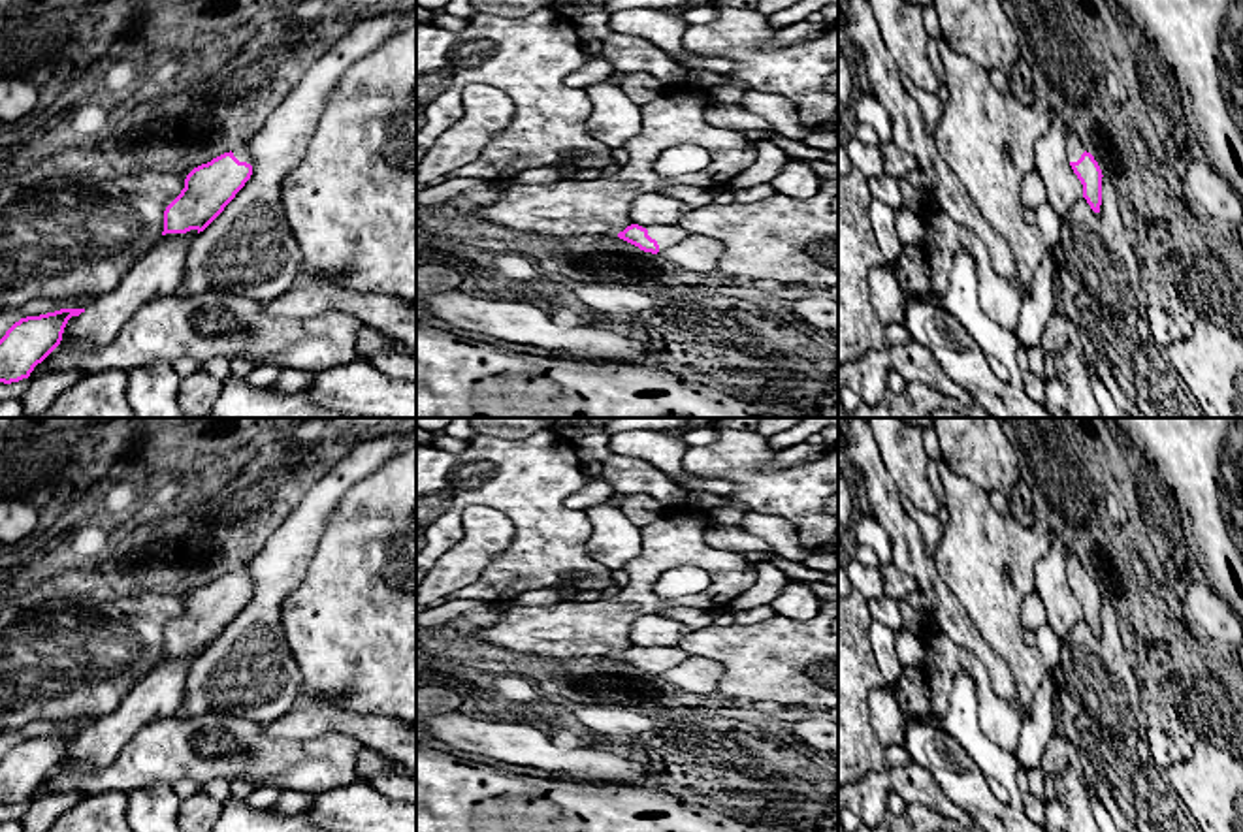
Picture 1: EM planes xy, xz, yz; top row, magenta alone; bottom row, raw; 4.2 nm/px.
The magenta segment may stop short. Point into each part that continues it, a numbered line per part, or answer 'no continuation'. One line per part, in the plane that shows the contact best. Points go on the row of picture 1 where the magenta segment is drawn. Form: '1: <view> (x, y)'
1: xz (667, 236)

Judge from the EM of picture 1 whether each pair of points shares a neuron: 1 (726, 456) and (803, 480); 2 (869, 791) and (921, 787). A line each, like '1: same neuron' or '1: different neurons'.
1: same neuron
2: same neuron

